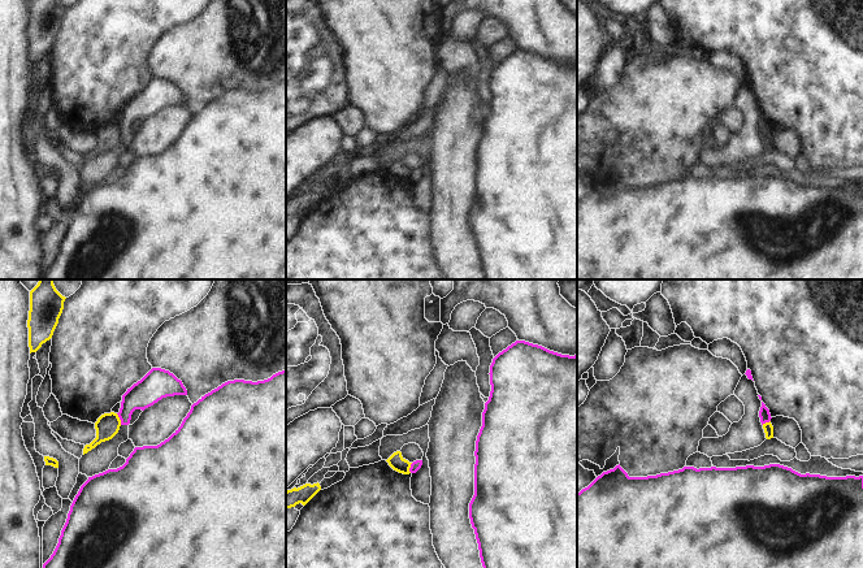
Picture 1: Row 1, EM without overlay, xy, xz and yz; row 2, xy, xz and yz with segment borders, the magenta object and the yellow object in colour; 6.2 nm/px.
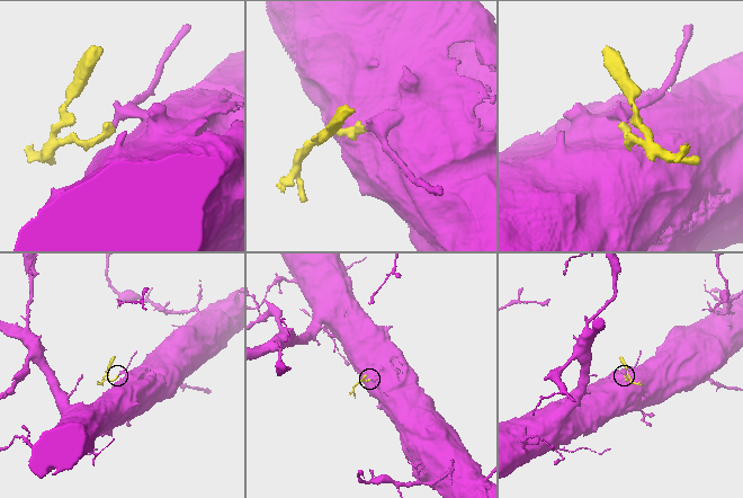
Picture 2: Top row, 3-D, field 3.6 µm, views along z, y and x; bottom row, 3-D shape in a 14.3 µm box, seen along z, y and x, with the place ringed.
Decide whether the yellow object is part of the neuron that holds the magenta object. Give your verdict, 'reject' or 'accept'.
reject

